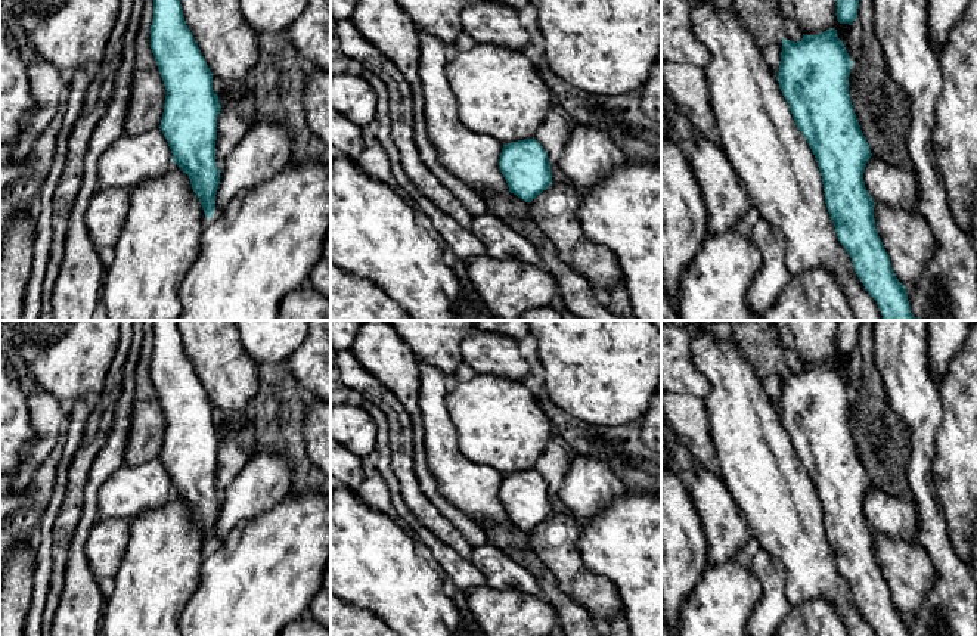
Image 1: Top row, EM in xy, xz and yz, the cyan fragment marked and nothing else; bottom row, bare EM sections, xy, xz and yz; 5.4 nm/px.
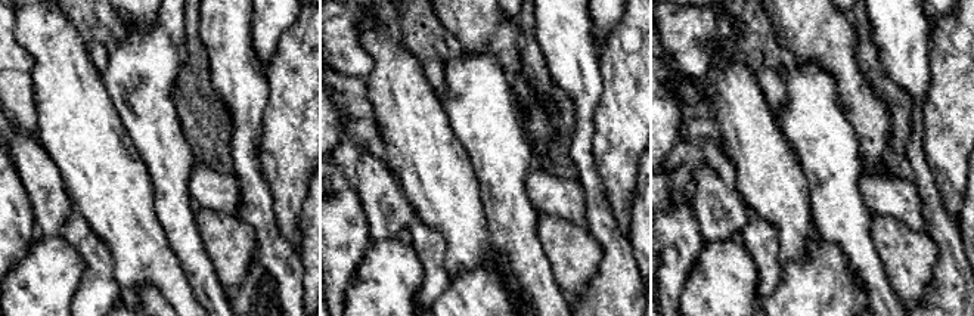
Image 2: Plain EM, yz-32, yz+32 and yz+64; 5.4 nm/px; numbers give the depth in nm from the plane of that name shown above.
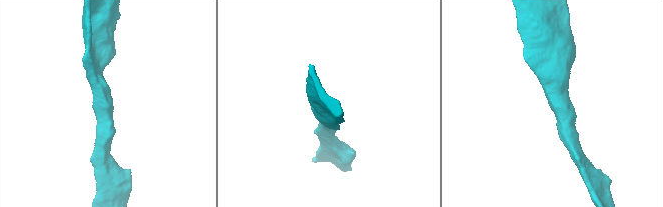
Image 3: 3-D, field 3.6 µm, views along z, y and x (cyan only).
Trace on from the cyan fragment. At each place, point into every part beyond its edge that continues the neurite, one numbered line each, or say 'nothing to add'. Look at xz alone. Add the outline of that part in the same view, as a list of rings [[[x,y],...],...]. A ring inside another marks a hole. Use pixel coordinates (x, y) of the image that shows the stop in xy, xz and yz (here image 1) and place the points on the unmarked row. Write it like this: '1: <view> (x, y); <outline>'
1: xz (501, 424); [[[493,373],[452,382],[446,407],[463,456],[502,475],[533,469],[553,438],[552,421],[522,384]]]

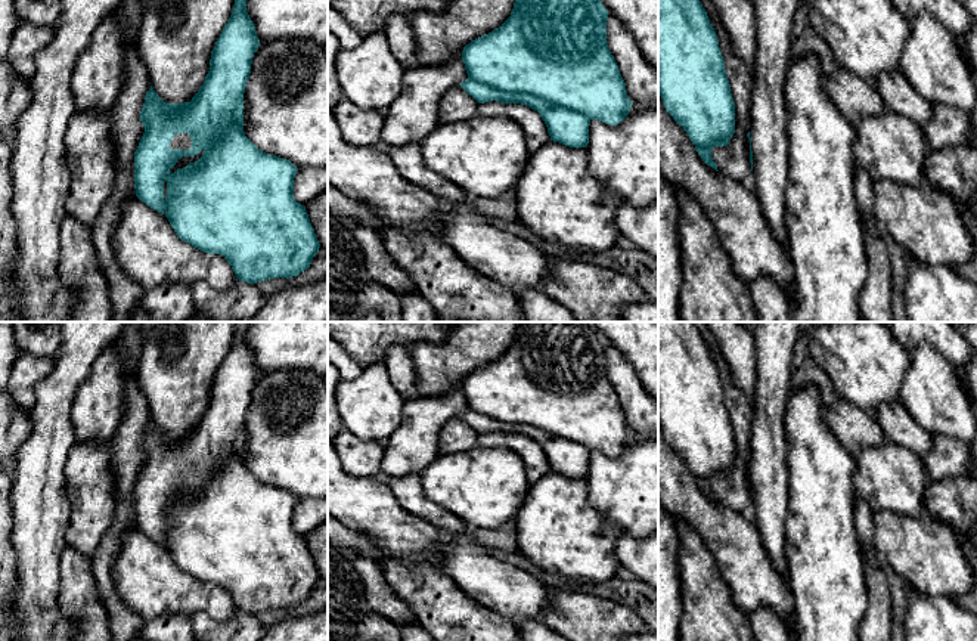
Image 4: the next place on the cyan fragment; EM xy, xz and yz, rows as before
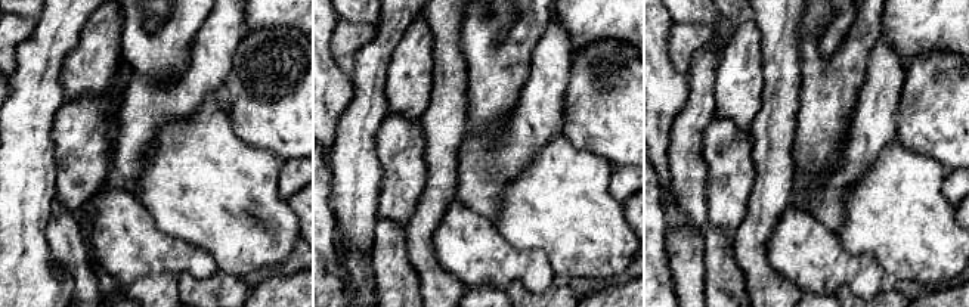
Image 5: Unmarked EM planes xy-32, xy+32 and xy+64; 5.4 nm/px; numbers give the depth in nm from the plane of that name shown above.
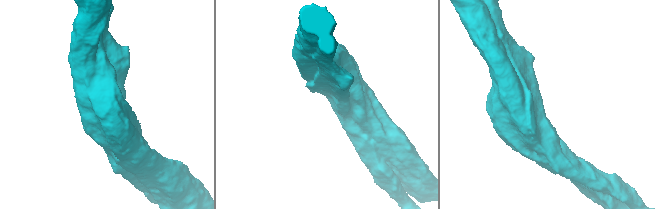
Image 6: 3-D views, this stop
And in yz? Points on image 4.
nothing to add

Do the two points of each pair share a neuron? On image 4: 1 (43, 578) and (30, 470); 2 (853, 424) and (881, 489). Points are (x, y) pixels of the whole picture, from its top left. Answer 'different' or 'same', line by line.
1: same
2: different

